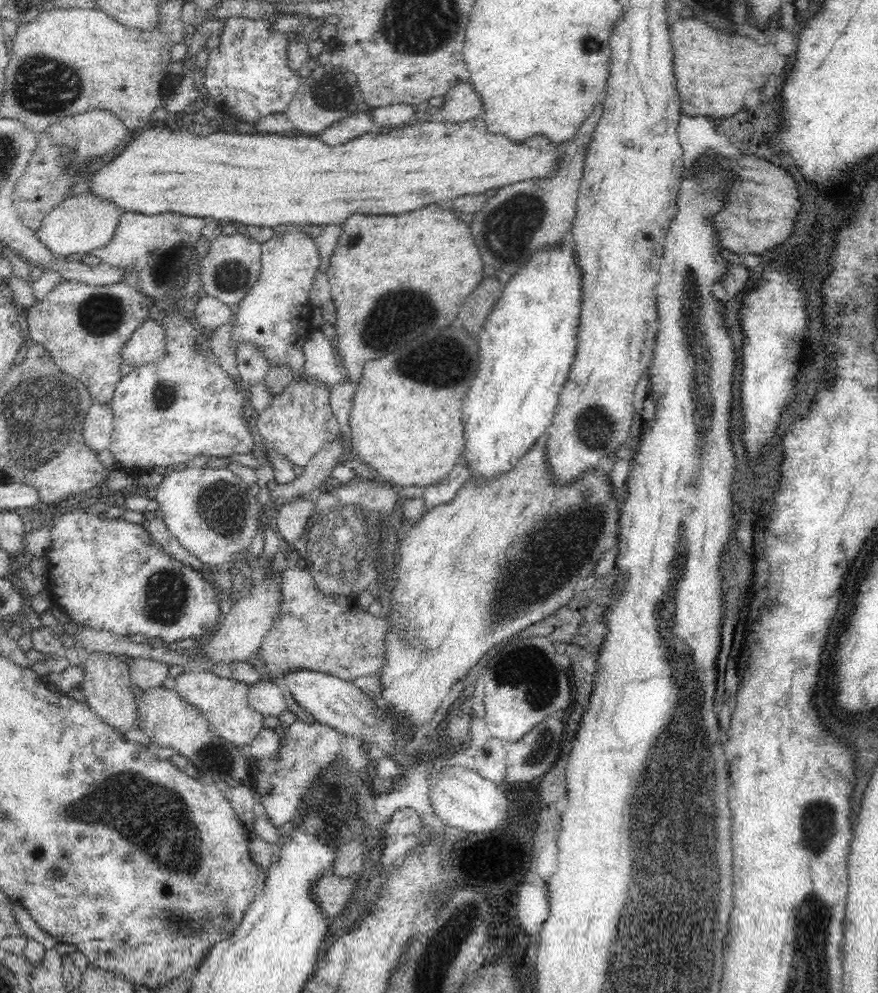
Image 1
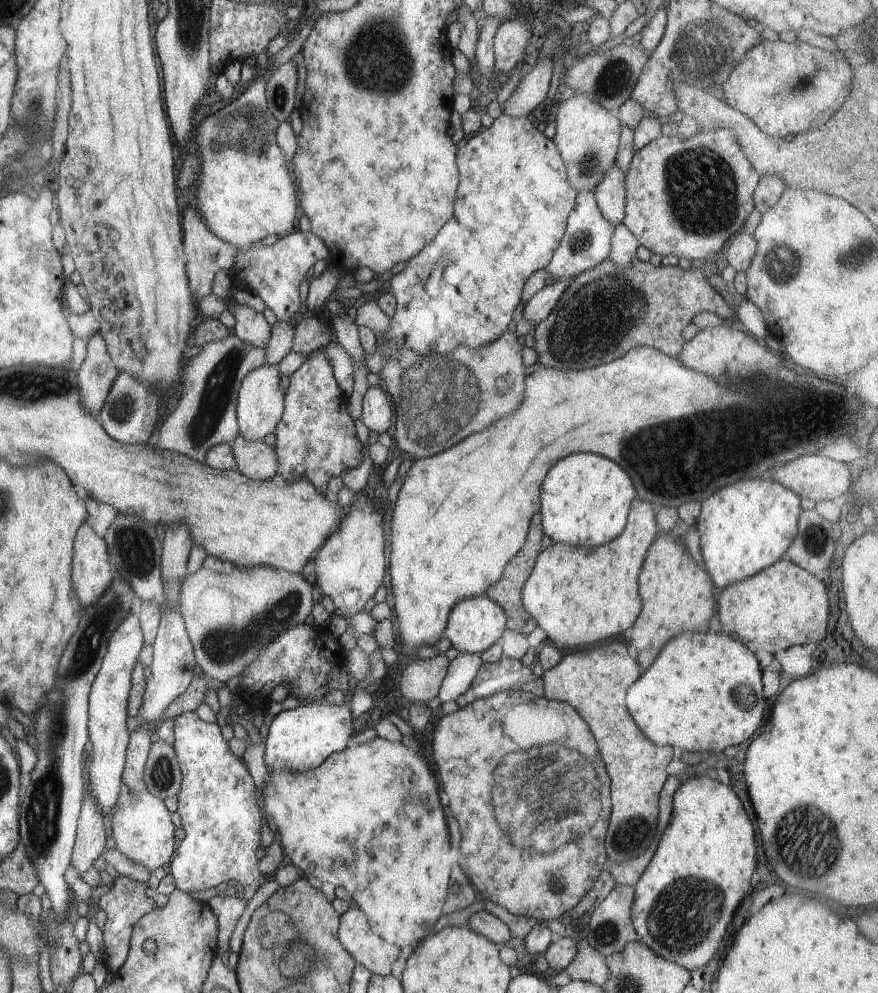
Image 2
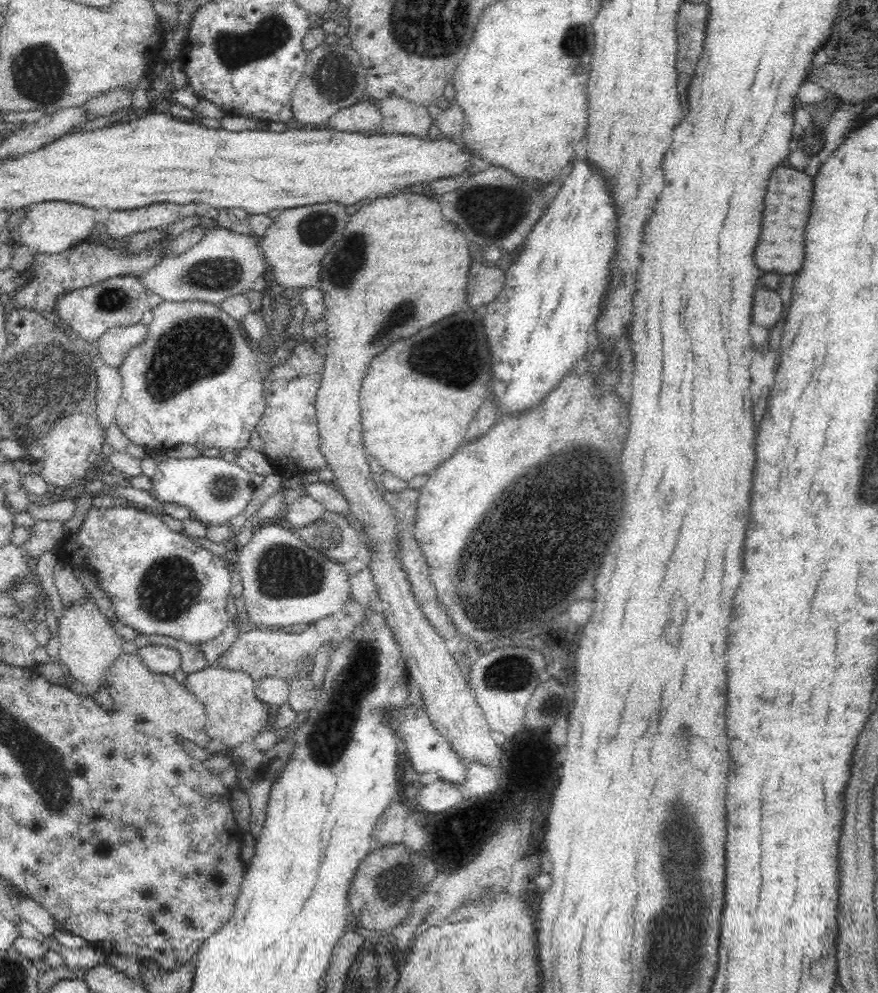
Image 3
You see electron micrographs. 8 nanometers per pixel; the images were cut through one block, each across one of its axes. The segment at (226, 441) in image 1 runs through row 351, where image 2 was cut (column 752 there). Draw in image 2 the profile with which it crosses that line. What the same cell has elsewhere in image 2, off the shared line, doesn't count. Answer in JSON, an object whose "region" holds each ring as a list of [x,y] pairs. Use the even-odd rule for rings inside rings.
{"region":[[[731,128],[698,130],[689,136],[659,135],[635,150],[624,173],[625,196],[622,223],[652,254],[677,256],[690,261],[703,261],[723,250],[732,236],[741,230],[747,216],[753,211],[752,194],[759,175],[741,152]]]}

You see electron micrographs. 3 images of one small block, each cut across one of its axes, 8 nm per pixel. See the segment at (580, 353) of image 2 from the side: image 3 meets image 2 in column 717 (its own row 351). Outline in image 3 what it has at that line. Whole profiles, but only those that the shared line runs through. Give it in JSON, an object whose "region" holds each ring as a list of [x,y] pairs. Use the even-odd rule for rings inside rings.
{"region":[[[302,342],[280,368],[264,376],[265,412],[257,433],[264,440],[264,453],[271,466],[282,473],[302,474],[306,469],[326,468],[327,462],[319,449],[316,401],[323,377],[325,357],[318,355],[314,345]]]}

